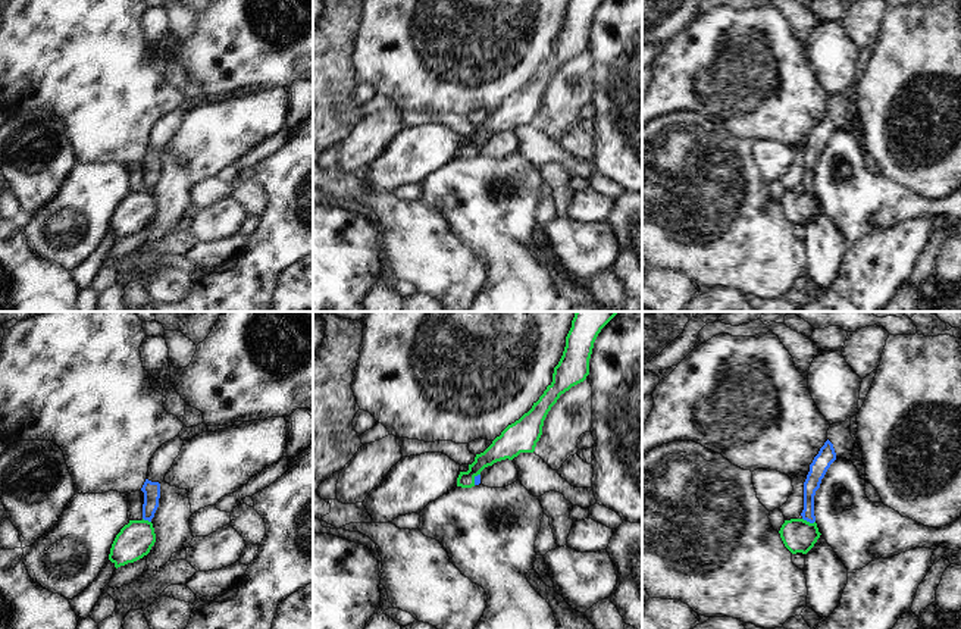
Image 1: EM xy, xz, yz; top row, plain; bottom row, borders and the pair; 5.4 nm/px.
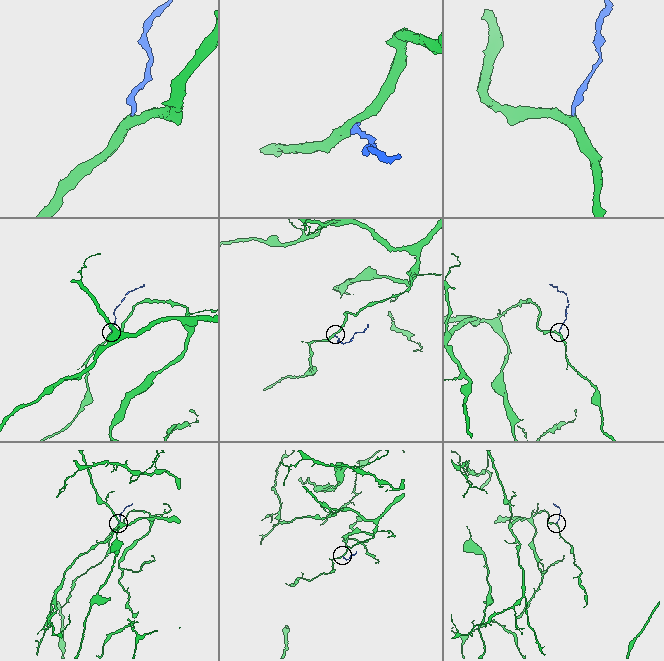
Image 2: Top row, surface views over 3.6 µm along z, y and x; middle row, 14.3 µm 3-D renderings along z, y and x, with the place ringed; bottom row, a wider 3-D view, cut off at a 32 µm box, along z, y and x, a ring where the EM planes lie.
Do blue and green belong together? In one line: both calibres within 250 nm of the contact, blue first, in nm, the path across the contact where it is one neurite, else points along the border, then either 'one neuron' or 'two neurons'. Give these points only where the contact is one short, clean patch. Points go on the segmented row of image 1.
calibres 90 and 190 nm; way yz (814, 476), (808, 493), (808, 520), (798, 535); one neuron

